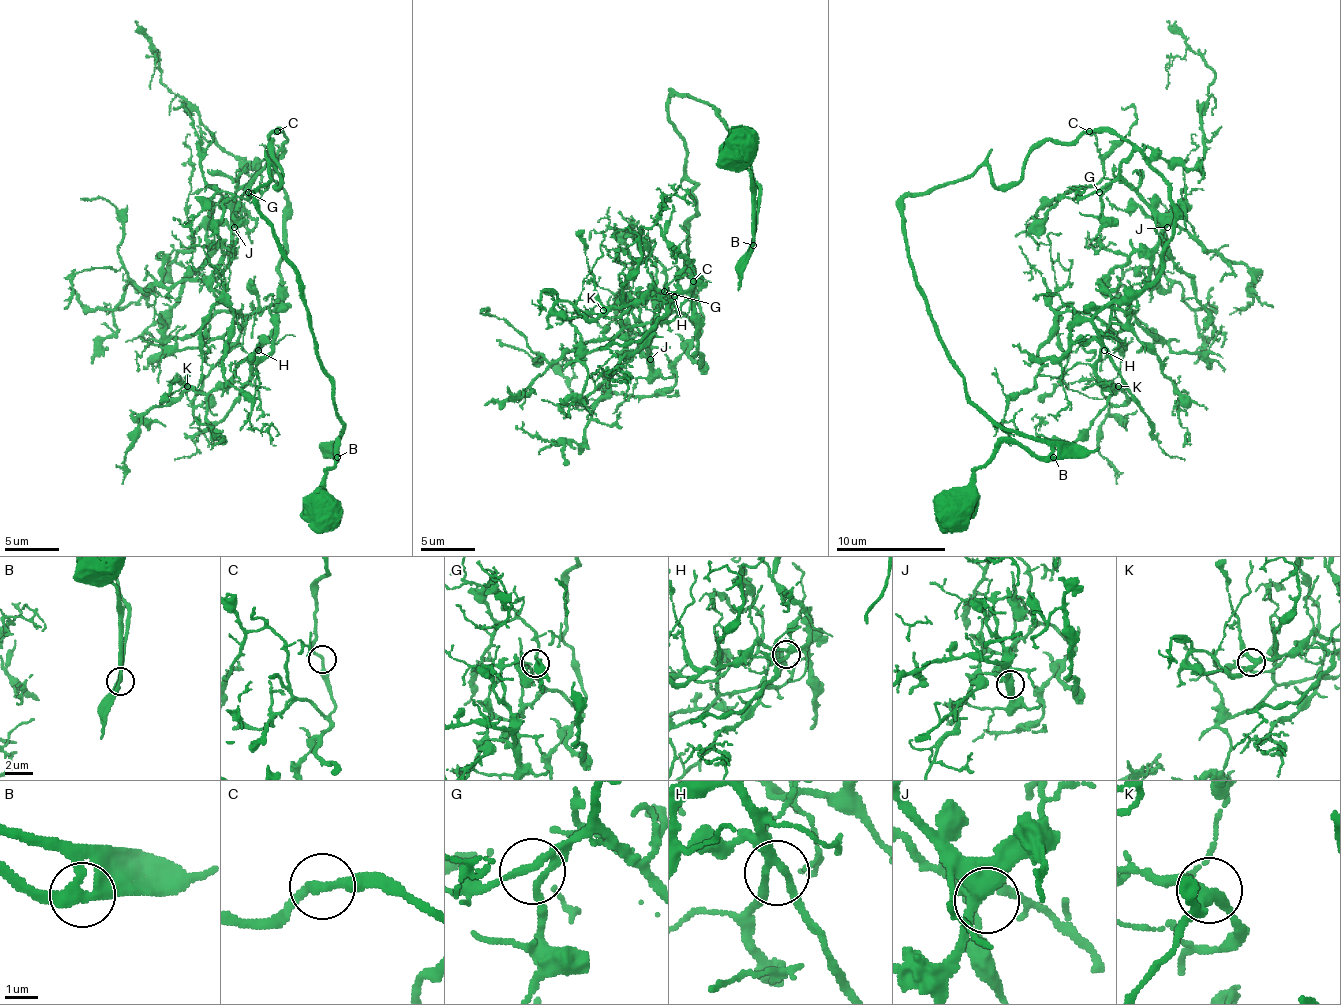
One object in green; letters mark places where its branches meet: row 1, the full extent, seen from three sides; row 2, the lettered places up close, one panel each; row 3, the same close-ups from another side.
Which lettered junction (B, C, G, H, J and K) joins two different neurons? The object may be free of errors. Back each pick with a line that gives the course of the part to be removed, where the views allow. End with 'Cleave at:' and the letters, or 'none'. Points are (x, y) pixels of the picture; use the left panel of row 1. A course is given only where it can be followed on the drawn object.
Cleave at: none

